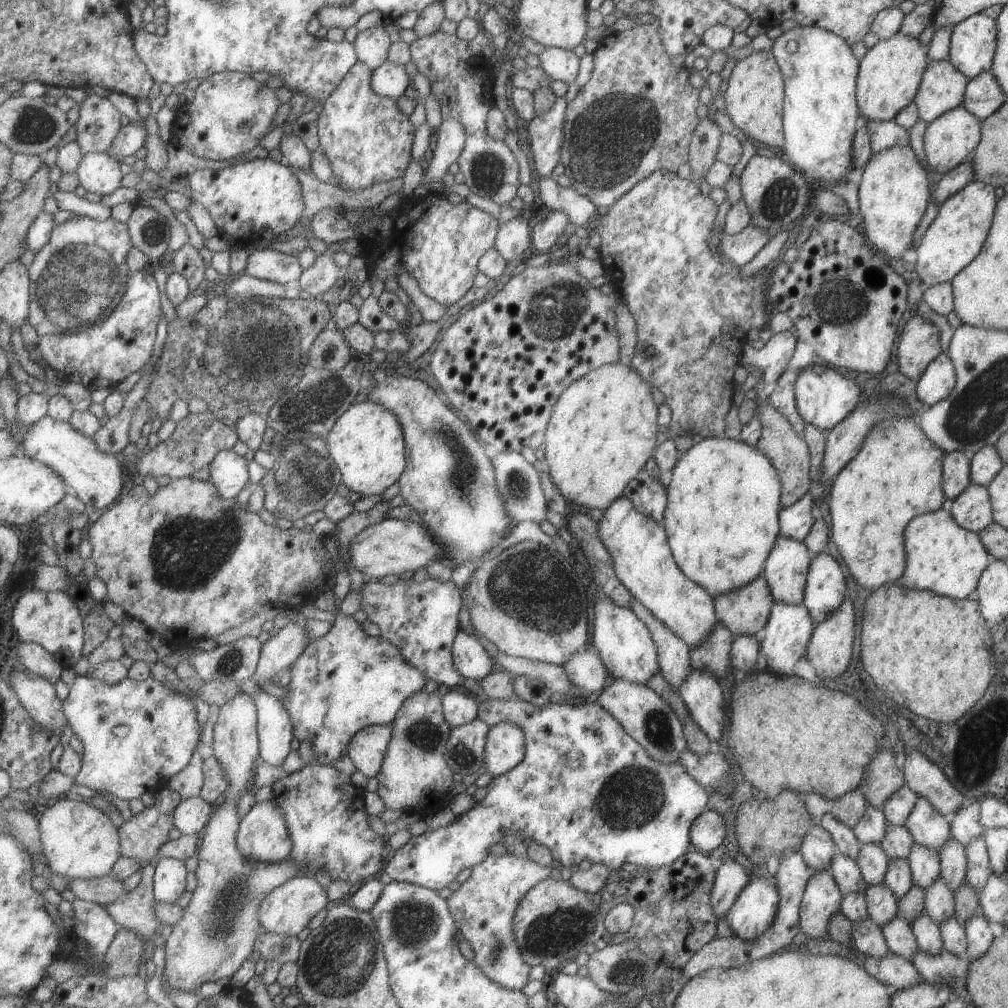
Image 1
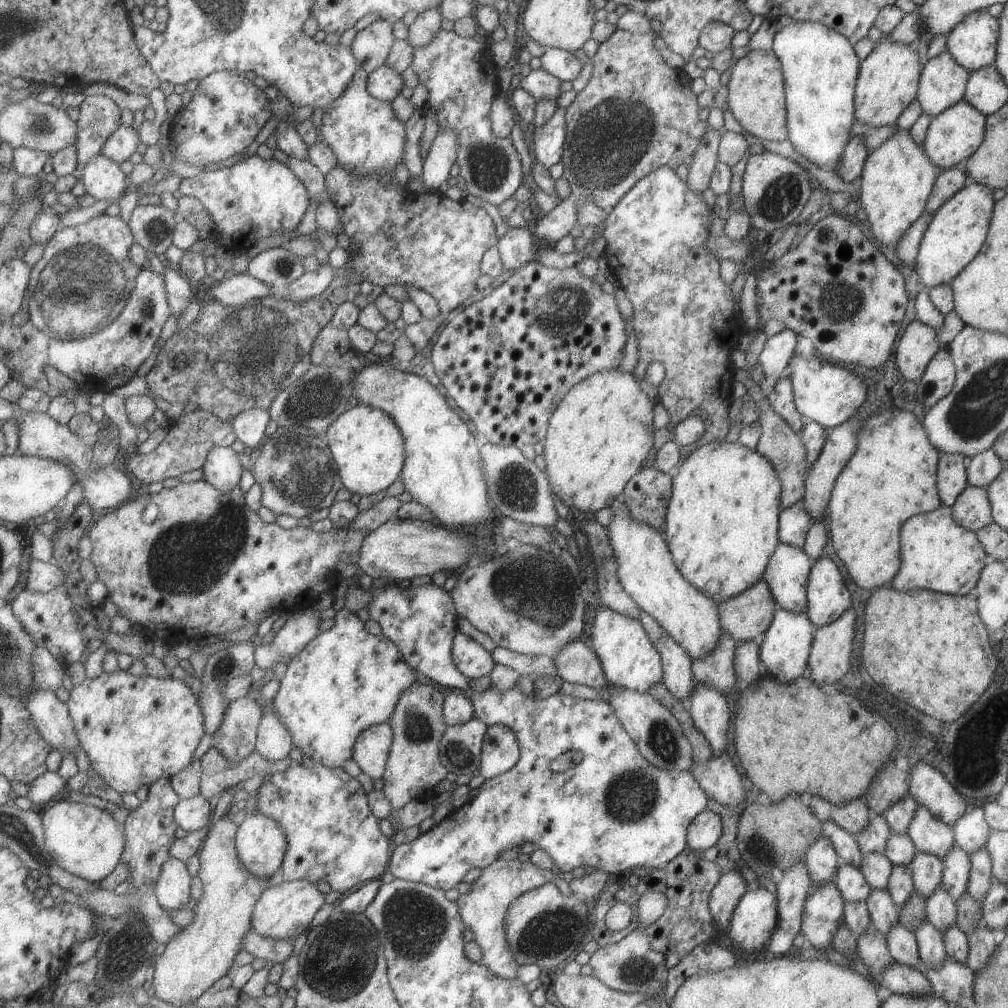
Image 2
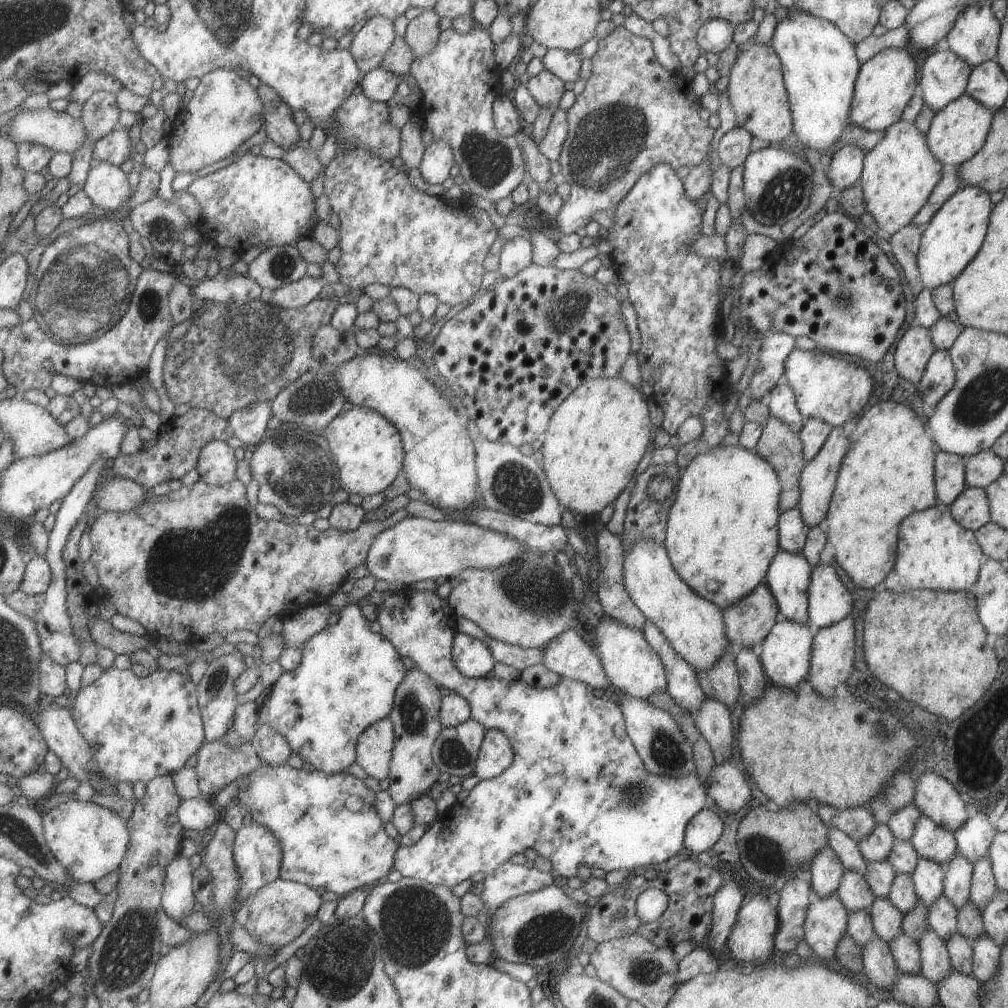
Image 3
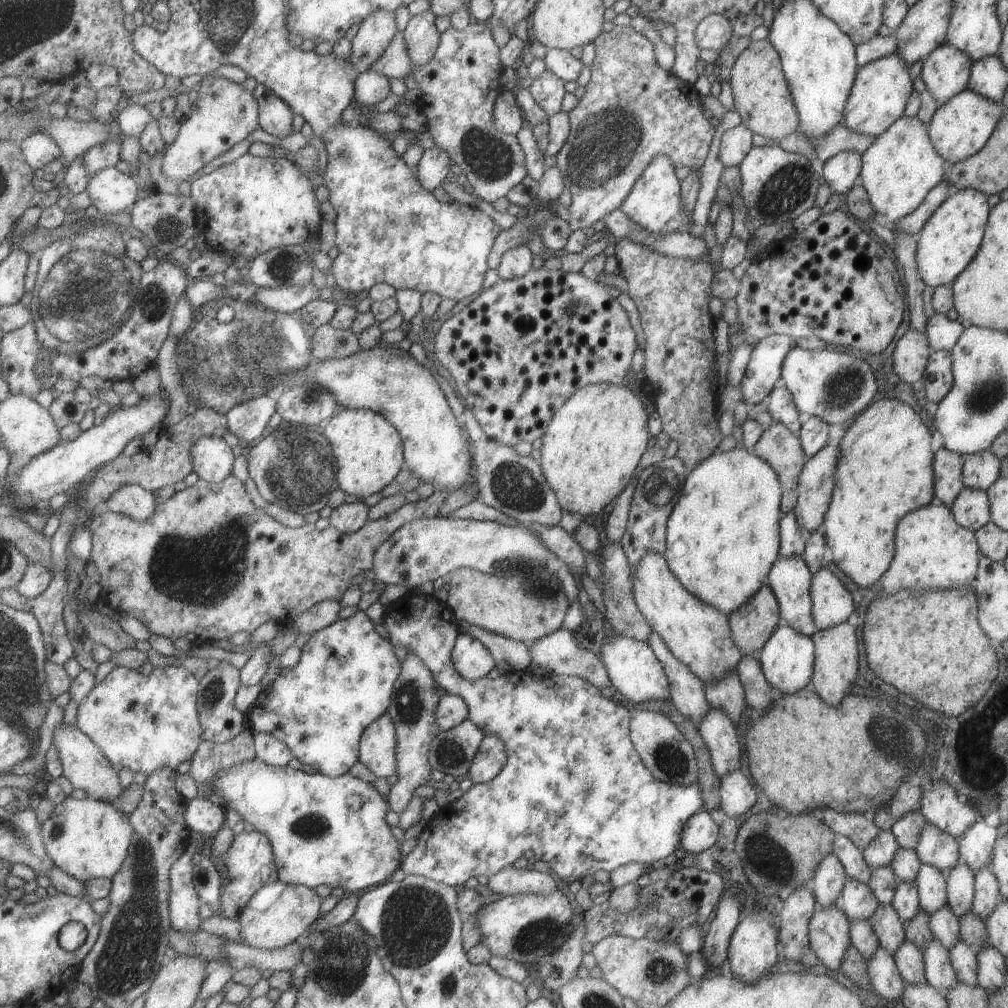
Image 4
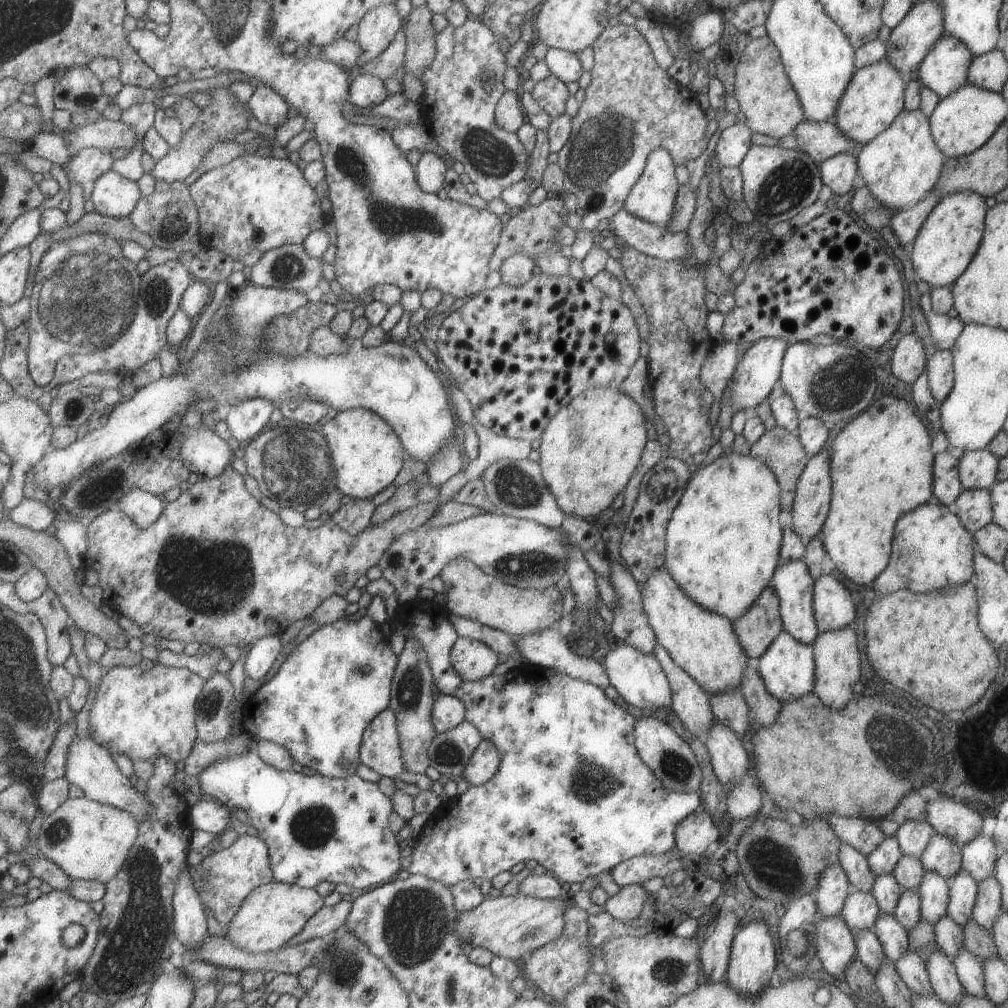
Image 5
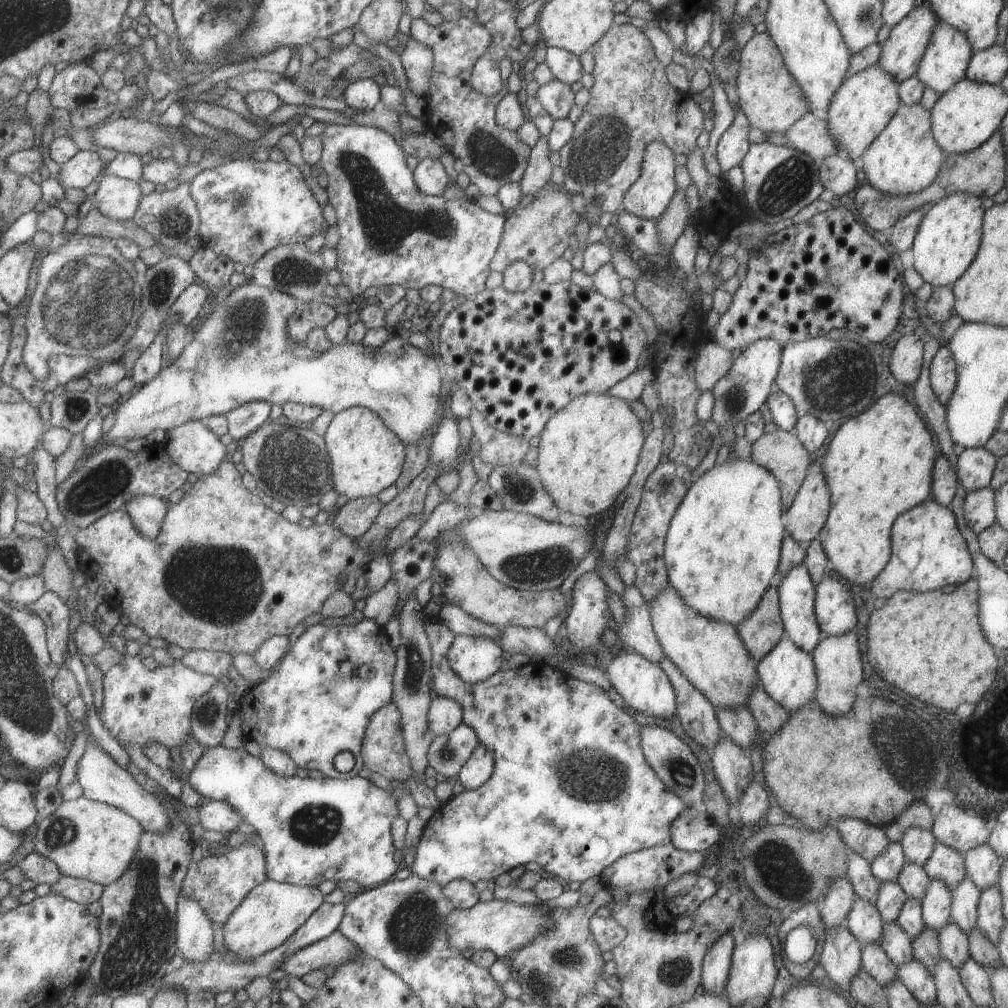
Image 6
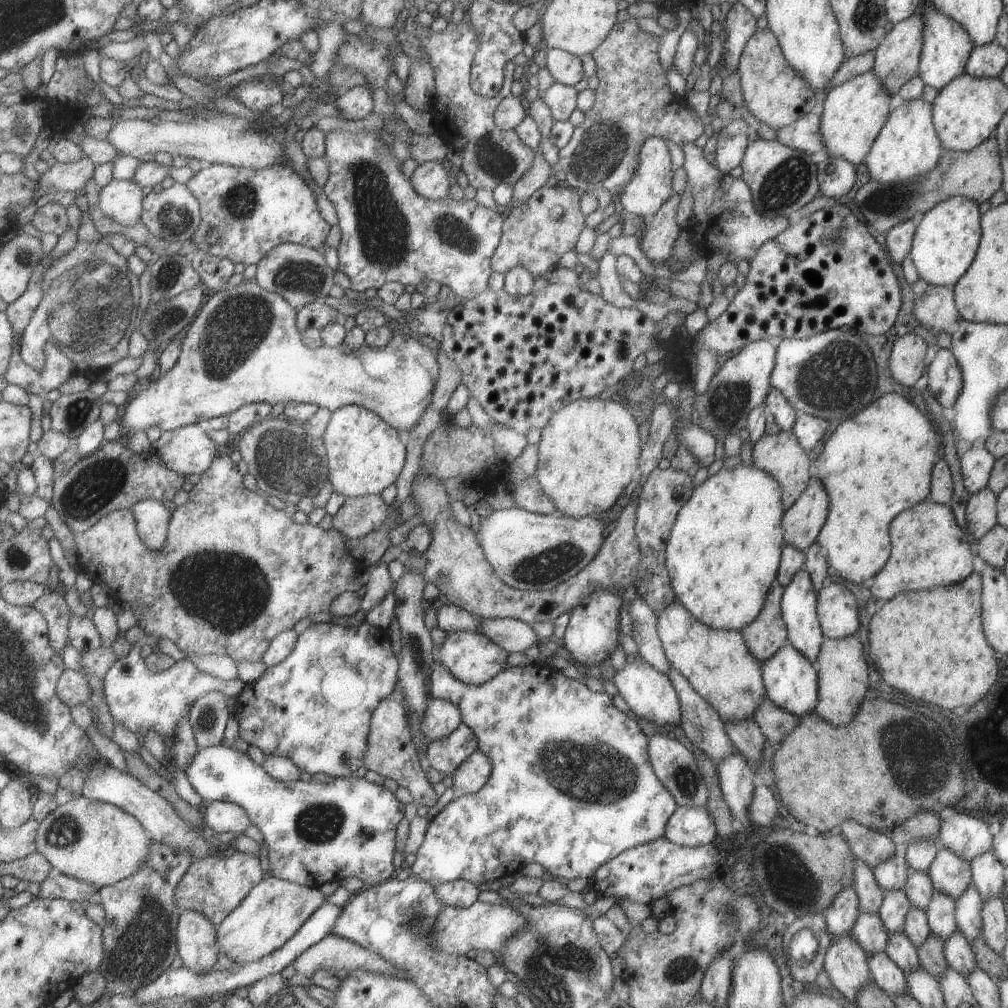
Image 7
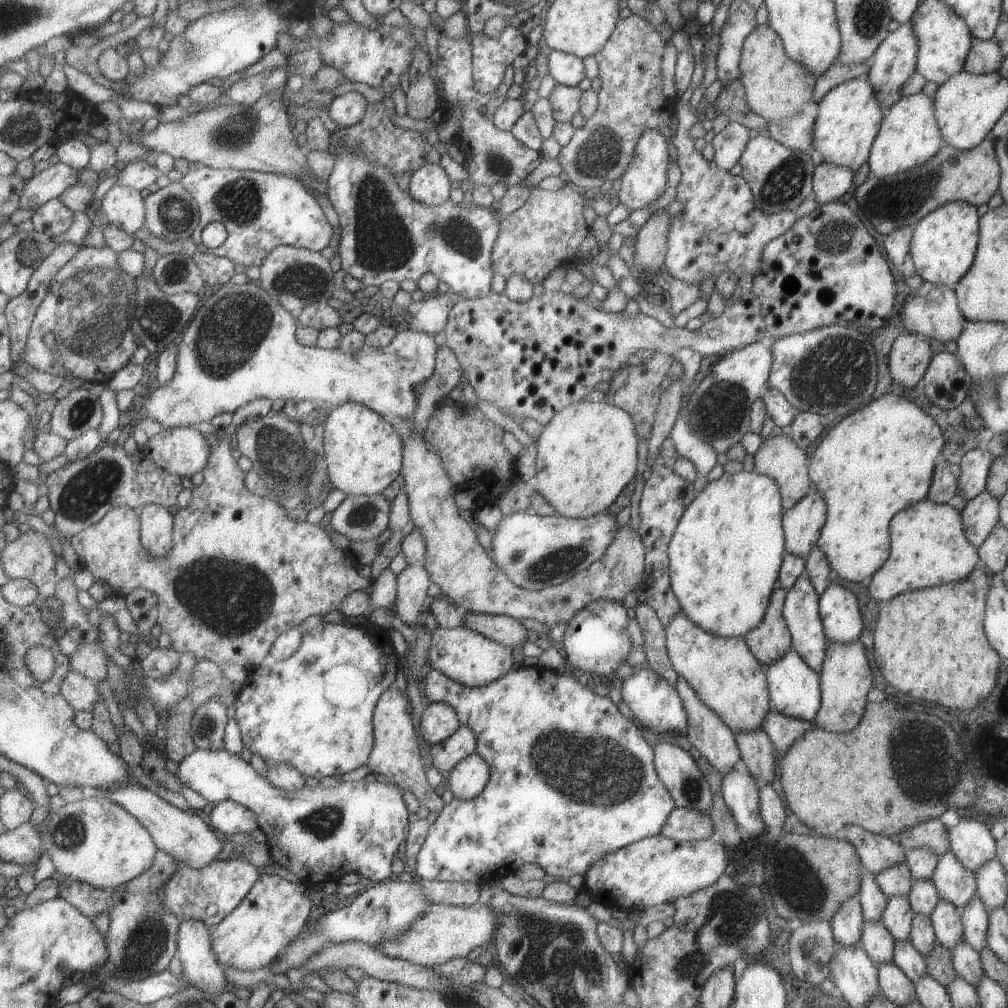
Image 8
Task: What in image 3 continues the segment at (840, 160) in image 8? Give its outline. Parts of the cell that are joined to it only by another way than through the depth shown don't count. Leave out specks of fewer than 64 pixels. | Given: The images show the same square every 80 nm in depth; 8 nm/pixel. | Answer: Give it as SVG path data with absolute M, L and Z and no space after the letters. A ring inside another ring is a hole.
M905 48L883 49L879 54L861 63L850 102L848 119L851 125L866 131L884 131L901 118L904 106L917 94L915 58Z

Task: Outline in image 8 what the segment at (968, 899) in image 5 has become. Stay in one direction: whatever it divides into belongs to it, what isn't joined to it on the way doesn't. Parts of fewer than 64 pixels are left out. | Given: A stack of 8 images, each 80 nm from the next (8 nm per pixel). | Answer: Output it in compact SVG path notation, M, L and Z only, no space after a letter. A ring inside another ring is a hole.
M978 895L967 901L967 904L959 909L959 913L963 927L962 938L975 952L979 953L987 947L988 918L987 911Z

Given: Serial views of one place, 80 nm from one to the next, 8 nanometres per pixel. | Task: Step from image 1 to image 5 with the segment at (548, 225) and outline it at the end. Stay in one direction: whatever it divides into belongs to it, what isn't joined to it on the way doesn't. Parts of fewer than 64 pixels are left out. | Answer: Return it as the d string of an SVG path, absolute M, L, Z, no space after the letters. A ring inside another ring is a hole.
M634 25L605 27L590 44L593 67L590 84L584 90L585 98L571 119L571 132L567 142L559 149L556 163L563 171L565 193L575 195L576 214L581 216L581 228L591 231L599 220L610 219L624 205L624 198L642 173L646 156L657 147L669 151L674 164L684 164L697 158L707 143L704 139L707 120L696 96L687 87L673 82L653 58L653 53L643 35Z

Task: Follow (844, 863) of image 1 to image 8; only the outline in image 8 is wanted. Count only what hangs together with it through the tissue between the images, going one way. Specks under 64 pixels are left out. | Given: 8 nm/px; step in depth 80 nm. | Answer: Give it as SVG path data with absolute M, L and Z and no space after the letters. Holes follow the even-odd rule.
M881 921L863 923L860 934L860 948L875 963L891 963L896 943Z

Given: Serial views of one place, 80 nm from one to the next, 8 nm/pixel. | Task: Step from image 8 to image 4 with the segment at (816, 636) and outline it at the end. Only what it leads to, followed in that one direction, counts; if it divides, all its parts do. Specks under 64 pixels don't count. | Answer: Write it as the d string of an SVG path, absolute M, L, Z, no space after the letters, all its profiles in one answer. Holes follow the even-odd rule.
M798 556L777 557L767 573L767 585L778 602L781 621L795 632L809 637L816 631L811 616L810 580L812 574L807 563Z

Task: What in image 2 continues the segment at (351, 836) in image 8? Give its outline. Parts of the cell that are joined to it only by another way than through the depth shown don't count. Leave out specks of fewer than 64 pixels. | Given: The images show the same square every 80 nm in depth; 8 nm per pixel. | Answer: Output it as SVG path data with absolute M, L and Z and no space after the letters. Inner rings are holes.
M299 764L291 765L285 772L271 773L263 778L256 790L257 806L254 810L271 817L280 827L288 842L278 879L283 881L306 880L311 884L325 881L333 892L343 894L361 882L379 880L387 871L390 861L389 838L379 828L379 819L371 813L367 805L367 793L361 784L349 776L341 767L327 768L314 764L305 768Z

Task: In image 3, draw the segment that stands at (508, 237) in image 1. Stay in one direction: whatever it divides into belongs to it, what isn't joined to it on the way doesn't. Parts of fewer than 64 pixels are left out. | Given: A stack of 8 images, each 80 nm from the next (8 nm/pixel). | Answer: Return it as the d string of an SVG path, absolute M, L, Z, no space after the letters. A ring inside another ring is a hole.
M523 237L506 241L499 255L497 276L509 278L532 263L532 244Z

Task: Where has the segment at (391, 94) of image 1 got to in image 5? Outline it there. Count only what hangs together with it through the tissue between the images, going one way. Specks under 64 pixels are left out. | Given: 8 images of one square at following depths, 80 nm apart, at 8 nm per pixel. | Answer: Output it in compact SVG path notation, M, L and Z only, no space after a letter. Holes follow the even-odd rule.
M357 74L350 78L348 100L367 112L370 108L383 102L388 95L384 82L377 77Z

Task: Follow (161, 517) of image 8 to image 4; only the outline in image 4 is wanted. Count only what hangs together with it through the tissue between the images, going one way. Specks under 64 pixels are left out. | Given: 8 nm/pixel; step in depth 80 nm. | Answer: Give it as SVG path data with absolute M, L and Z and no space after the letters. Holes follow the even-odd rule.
M141 485L120 488L107 502L107 510L123 513L138 521L148 521L158 507L156 493Z

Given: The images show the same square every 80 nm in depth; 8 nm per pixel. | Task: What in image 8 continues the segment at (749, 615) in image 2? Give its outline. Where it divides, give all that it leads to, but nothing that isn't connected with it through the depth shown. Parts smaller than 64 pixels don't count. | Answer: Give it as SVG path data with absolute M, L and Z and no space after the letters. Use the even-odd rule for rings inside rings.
M774 582L761 622L743 636L753 656L766 668L791 650L790 632L782 615L786 590Z

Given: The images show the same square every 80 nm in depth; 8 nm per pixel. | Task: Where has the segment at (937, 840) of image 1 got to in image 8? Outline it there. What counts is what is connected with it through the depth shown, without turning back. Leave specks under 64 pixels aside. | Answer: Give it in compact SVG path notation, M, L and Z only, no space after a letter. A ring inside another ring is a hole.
M949 850L940 855L931 881L938 897L957 909L976 895L974 872L967 870Z

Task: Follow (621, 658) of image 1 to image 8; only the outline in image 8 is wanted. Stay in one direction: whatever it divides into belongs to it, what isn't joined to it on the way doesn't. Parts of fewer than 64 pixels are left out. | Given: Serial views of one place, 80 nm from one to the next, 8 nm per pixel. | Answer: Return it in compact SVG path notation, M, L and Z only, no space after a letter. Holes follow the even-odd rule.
M645 665L635 668L633 672L627 680L621 680L618 687L621 687L622 701L633 713L635 722L654 733L685 735L687 715L676 688Z

